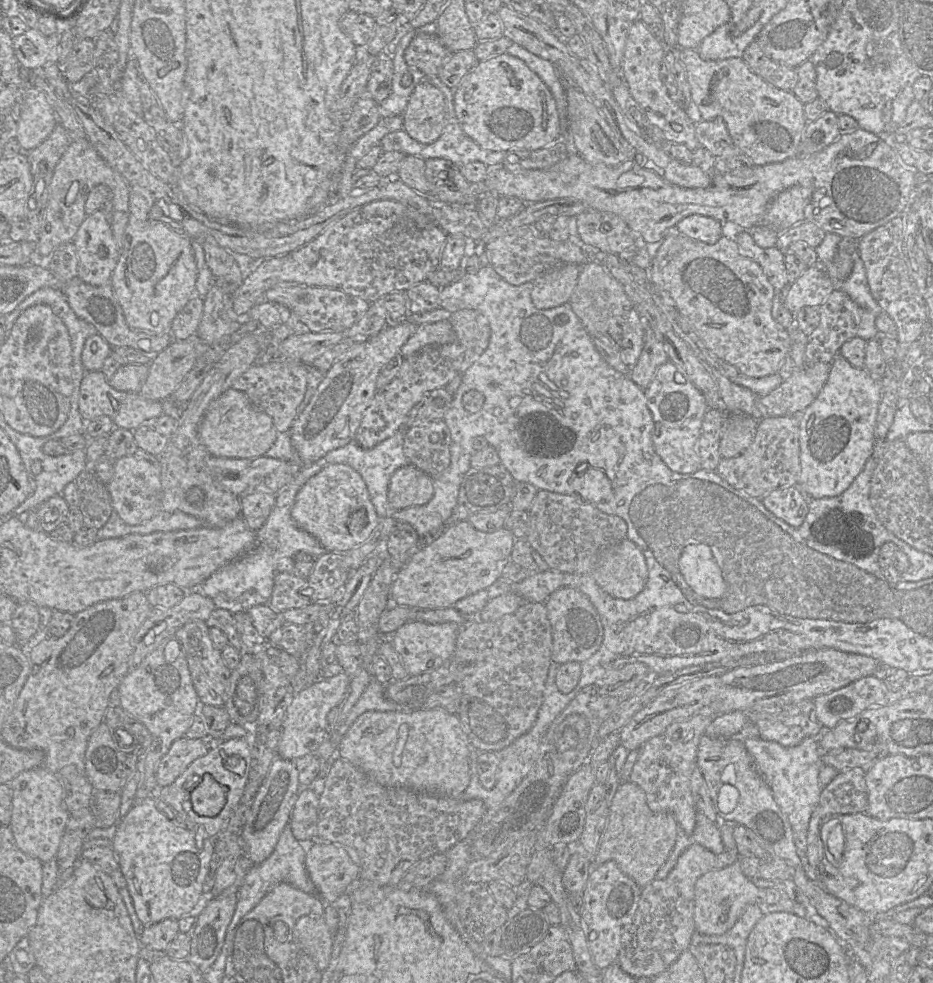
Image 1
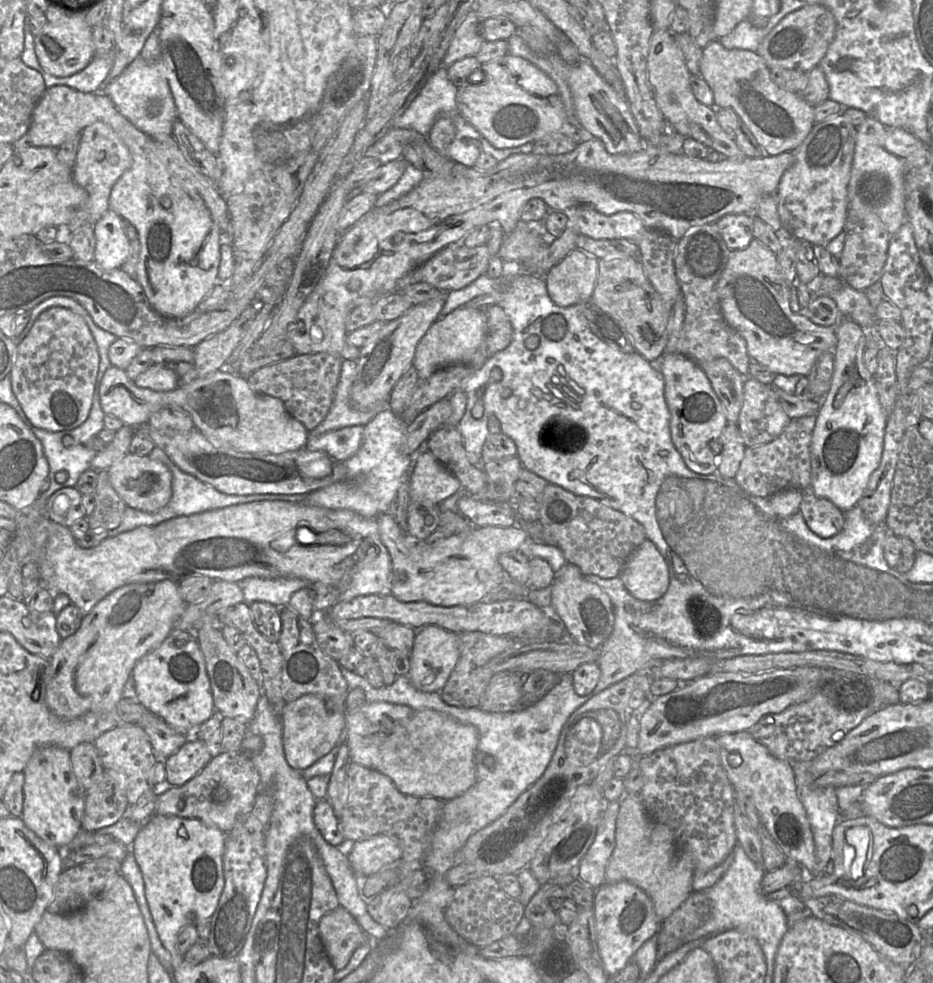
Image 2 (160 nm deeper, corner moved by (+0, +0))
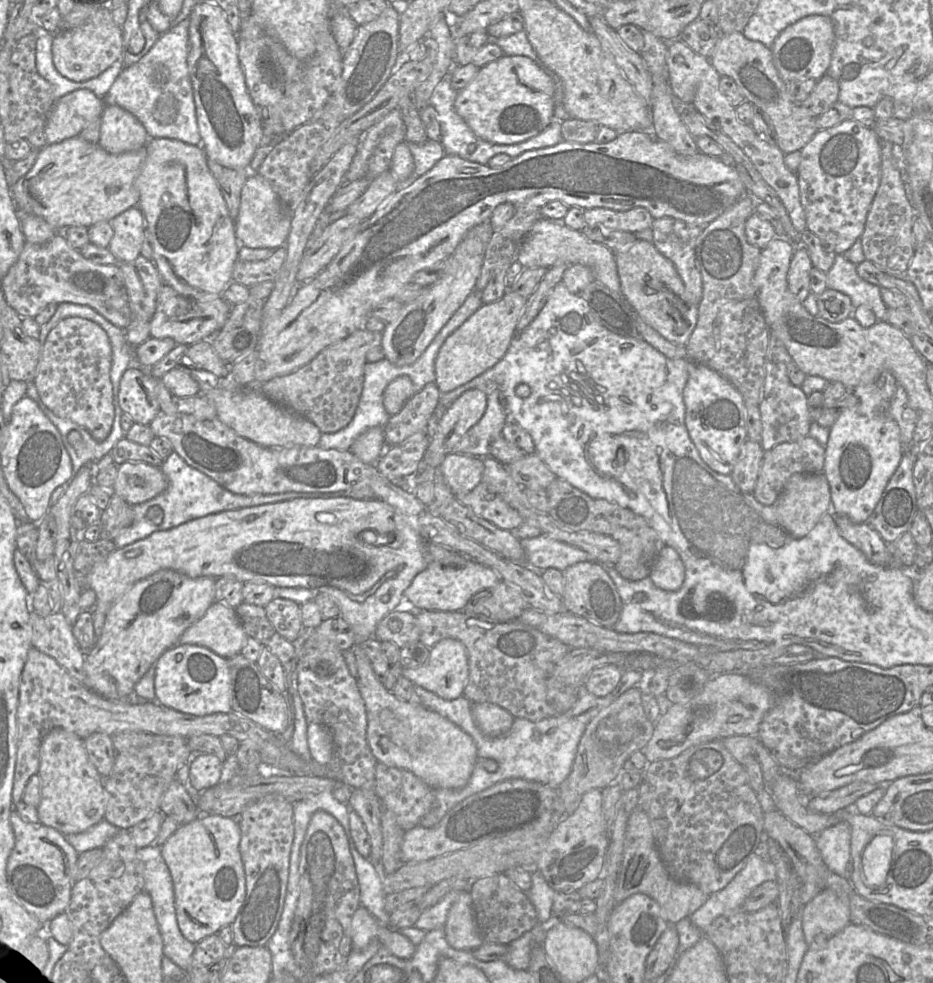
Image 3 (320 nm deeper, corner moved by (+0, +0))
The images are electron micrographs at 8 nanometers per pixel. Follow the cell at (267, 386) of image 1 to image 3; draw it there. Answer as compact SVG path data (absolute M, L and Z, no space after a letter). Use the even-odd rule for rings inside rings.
M364 327L323 350L311 362L296 371L258 384L259 391L277 404L313 422L322 433L334 433L353 419L364 381L368 351L380 347L382 333Z

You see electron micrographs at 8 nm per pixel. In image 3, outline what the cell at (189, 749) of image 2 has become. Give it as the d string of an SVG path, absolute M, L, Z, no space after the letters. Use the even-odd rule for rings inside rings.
M195 754L187 764L189 766L189 784L197 792L203 792L220 783L223 761L216 755Z

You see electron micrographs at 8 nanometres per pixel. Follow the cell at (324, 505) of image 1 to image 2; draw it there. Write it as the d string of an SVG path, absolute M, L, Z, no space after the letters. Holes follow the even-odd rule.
M390 513L376 518L380 540L391 558L391 595L402 602L427 602L452 607L482 601L502 587L506 576L499 557L519 549L528 539L520 525L512 527L473 527L440 542L427 544L402 530Z

